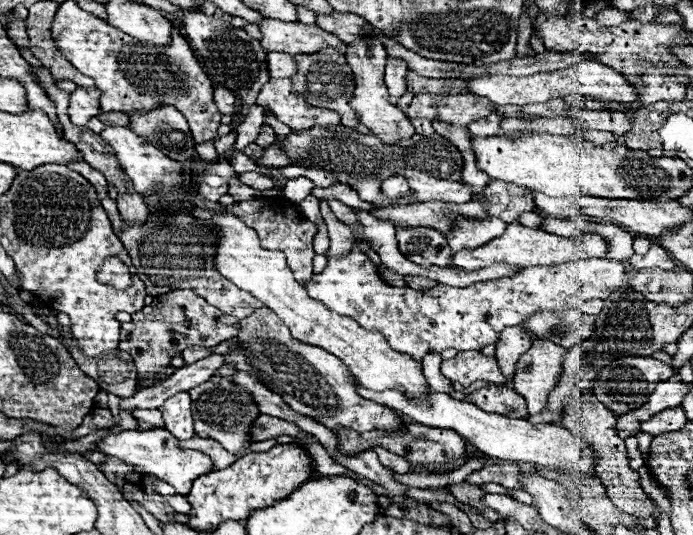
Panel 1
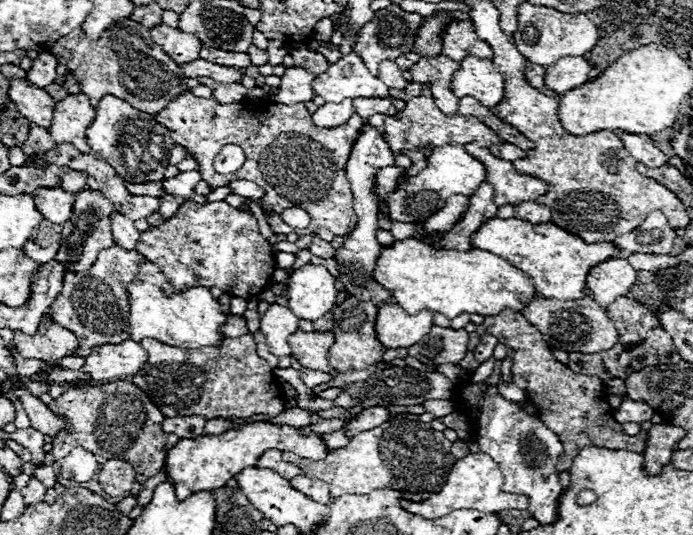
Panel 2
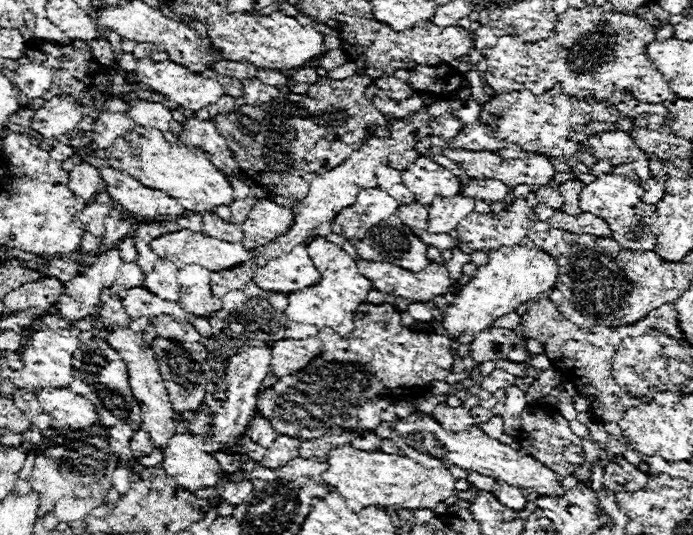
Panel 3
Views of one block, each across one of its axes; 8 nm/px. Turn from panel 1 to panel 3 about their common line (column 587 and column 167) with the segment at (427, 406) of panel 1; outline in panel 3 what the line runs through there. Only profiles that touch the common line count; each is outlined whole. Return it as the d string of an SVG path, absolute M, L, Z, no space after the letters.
M178 432L178 434L174 434L170 440L168 440L168 444L166 444L166 448L164 448L164 460L162 460L162 468L166 470L166 474L168 476L172 476L180 486L184 486L186 490L198 490L198 488L206 488L206 486L216 486L216 470L218 468L224 468L224 470L228 470L230 474L236 474L236 470L238 470L238 464L236 462L232 462L230 460L230 456L228 454L222 454L222 452L218 452L218 454L214 454L216 452L208 452L206 448L204 448L204 440L214 440L214 436L199 436L188 434L188 432Z

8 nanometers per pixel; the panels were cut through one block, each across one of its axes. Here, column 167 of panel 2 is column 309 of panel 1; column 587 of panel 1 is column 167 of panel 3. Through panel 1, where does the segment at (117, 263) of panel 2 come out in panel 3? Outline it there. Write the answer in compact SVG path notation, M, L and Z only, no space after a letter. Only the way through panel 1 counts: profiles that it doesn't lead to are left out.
M160 258L152 272L146 274L146 280L144 280L144 288L148 288L150 292L154 292L156 296L160 296L162 300L168 300L168 302L178 302L180 298L180 286L176 282L176 264L170 262L170 260L164 260Z

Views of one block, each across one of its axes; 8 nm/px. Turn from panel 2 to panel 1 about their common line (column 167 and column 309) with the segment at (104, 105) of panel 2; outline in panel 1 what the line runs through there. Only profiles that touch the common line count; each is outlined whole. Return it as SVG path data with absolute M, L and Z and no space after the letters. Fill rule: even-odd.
M338 124L332 128L310 128L304 132L290 130L290 134L280 142L280 150L284 150L292 158L294 166L316 166L332 174L338 182L348 184L352 190L356 190L362 200L376 204L376 208L392 208L430 200L456 204L472 200L472 190L462 182L462 156L446 138L442 138L440 134L434 134L432 138L414 134L408 140L400 140L400 144L388 146L372 134L360 134L354 128ZM398 168L408 168L408 184L412 196L394 202L380 192L380 184L388 176L398 174Z

